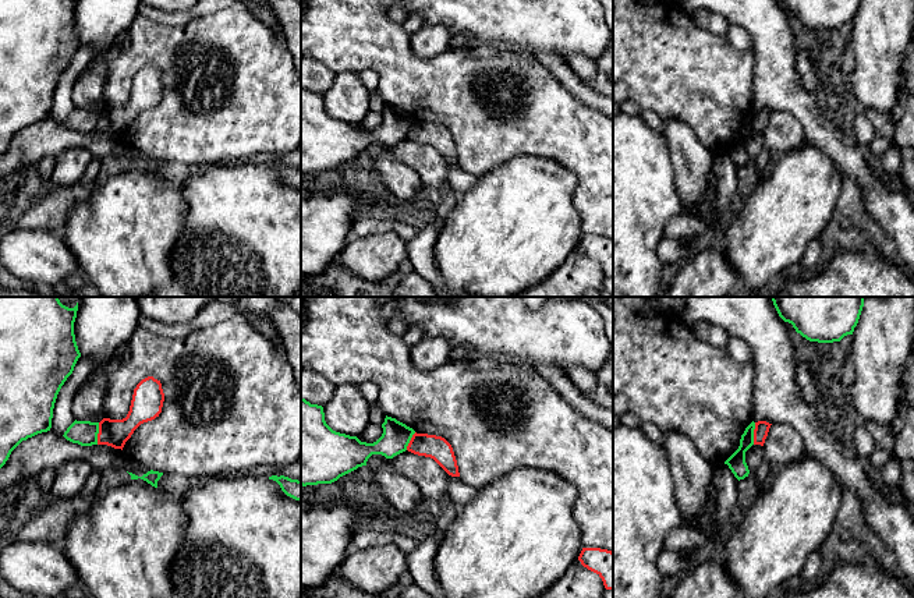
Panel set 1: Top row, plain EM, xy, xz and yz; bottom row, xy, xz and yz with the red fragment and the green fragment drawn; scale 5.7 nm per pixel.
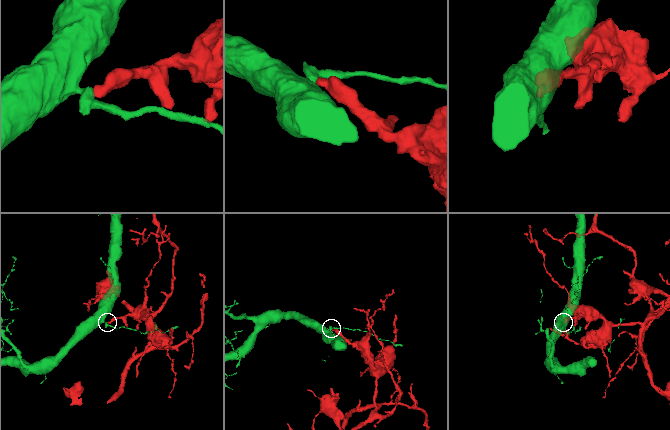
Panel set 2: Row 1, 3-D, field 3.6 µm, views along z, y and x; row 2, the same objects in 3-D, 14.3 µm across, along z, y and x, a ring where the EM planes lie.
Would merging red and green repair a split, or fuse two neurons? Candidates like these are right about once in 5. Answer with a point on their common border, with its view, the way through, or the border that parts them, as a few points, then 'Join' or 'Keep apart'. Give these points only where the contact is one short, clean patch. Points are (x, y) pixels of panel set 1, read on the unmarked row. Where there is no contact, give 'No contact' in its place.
Touches red at xy (98, 121). Boundary: xy (99, 110), (96, 131). Keep apart

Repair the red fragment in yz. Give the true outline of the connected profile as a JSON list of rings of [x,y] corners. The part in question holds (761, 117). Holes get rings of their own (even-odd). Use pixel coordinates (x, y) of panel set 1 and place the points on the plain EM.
[[[758,109],[758,110],[755,110],[754,132],[761,132],[761,134],[764,134],[770,113],[772,113],[772,112],[769,112],[769,110],[766,110],[766,109]]]

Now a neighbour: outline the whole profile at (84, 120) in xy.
[[[75,107],[67,116],[63,124],[72,131],[78,131],[81,134],[92,134],[98,132],[98,121],[99,121],[99,110]]]

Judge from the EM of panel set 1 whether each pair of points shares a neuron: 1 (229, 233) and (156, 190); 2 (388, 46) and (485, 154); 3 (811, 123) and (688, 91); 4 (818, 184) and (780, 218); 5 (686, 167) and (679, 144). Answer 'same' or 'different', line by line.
1: different
2: same
3: different
4: same
5: same

